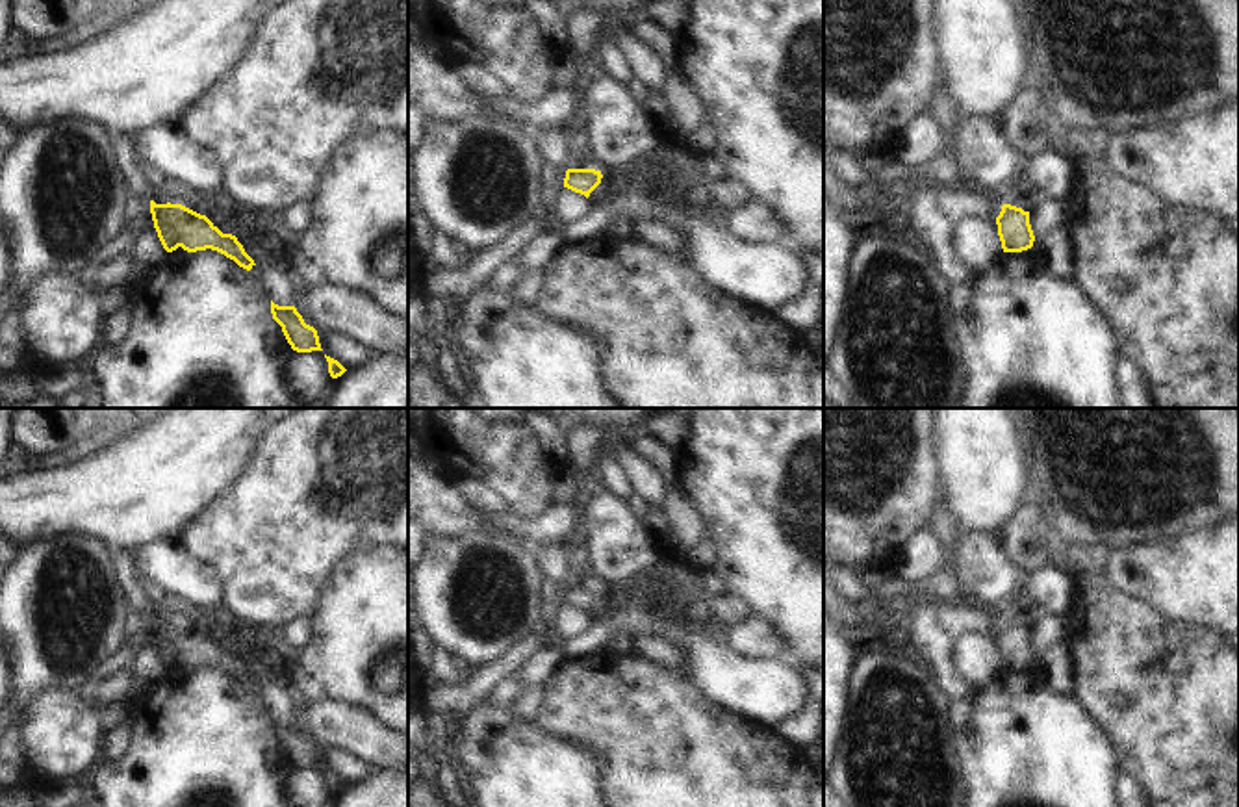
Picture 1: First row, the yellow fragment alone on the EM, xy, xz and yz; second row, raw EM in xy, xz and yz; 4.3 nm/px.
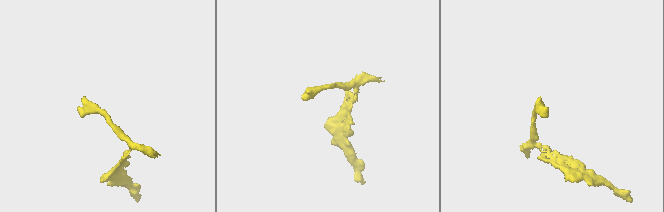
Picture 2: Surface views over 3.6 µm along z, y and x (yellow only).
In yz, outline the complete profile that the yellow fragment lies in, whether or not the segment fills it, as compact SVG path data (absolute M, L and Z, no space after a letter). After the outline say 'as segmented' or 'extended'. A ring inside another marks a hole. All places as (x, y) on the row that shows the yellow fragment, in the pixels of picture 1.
M1003 204L996 224L1003 252L1022 252L1033 247L1035 236L1029 224L1029 211Z; as segmented

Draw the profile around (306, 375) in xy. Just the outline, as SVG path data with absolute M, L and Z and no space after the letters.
M291 351L291 356L284 365L284 378L304 408L319 404L332 384L328 362L323 351Z

